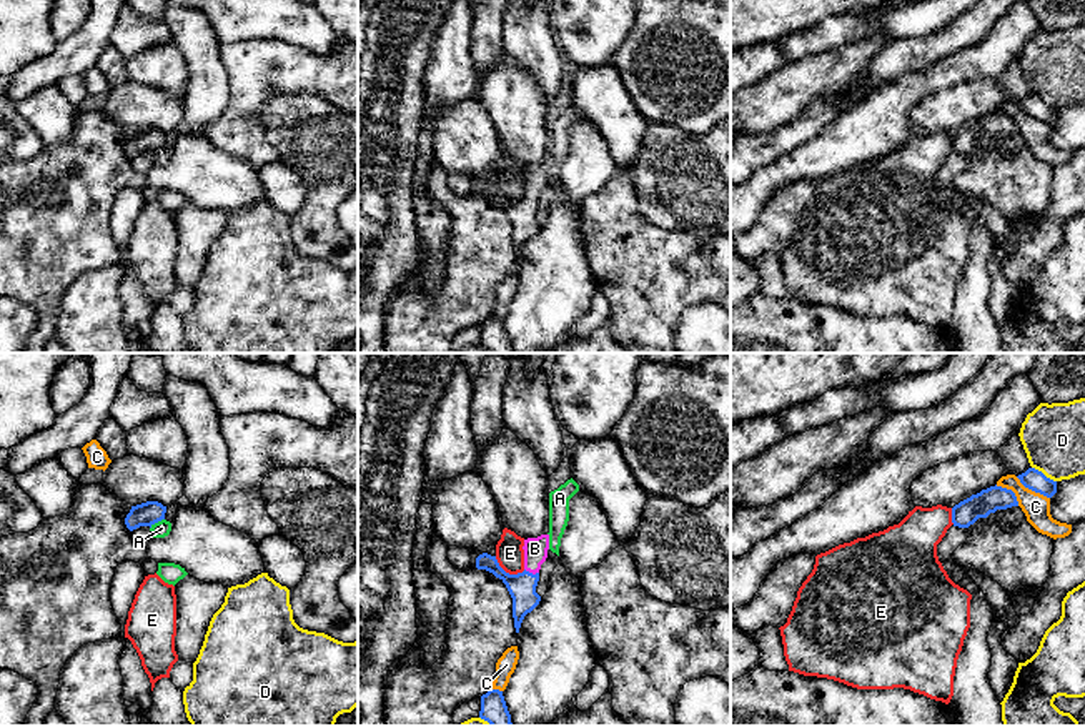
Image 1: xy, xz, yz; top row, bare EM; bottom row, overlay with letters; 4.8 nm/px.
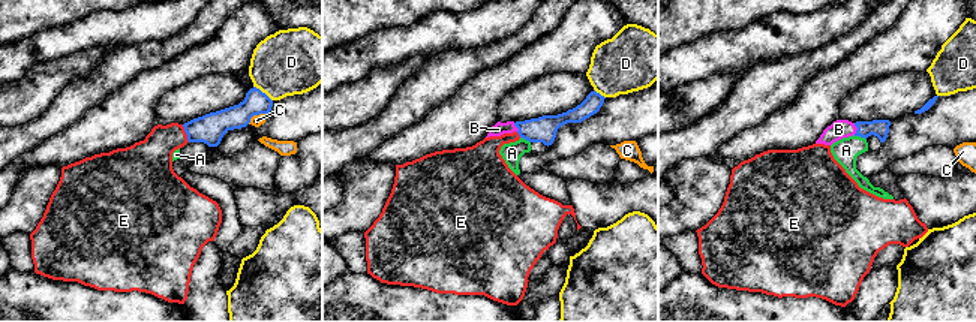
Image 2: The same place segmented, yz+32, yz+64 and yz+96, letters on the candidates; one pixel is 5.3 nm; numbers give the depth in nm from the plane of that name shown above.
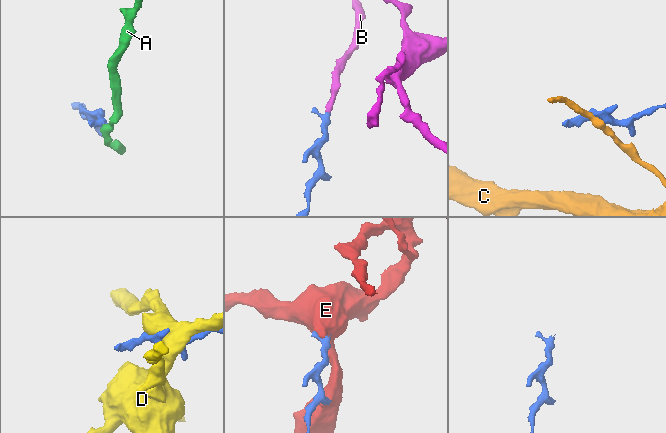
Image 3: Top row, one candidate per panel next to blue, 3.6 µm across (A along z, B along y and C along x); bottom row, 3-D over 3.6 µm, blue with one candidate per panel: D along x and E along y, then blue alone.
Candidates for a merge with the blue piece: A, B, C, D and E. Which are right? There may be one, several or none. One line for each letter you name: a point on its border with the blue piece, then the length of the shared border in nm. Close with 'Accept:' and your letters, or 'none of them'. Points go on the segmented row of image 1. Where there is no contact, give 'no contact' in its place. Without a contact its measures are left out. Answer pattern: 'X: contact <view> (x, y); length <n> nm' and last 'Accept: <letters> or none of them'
B: contact xz (531, 573); length 80 nm
Accept: B

